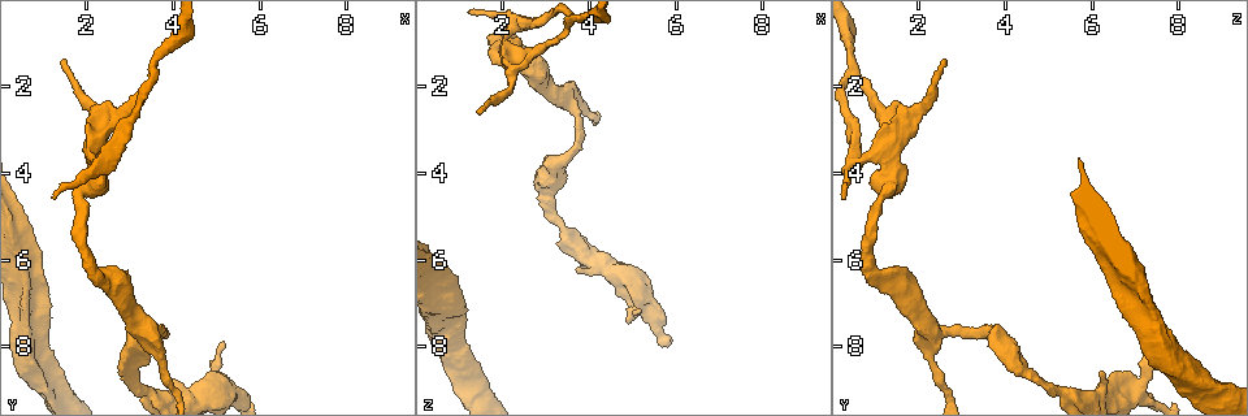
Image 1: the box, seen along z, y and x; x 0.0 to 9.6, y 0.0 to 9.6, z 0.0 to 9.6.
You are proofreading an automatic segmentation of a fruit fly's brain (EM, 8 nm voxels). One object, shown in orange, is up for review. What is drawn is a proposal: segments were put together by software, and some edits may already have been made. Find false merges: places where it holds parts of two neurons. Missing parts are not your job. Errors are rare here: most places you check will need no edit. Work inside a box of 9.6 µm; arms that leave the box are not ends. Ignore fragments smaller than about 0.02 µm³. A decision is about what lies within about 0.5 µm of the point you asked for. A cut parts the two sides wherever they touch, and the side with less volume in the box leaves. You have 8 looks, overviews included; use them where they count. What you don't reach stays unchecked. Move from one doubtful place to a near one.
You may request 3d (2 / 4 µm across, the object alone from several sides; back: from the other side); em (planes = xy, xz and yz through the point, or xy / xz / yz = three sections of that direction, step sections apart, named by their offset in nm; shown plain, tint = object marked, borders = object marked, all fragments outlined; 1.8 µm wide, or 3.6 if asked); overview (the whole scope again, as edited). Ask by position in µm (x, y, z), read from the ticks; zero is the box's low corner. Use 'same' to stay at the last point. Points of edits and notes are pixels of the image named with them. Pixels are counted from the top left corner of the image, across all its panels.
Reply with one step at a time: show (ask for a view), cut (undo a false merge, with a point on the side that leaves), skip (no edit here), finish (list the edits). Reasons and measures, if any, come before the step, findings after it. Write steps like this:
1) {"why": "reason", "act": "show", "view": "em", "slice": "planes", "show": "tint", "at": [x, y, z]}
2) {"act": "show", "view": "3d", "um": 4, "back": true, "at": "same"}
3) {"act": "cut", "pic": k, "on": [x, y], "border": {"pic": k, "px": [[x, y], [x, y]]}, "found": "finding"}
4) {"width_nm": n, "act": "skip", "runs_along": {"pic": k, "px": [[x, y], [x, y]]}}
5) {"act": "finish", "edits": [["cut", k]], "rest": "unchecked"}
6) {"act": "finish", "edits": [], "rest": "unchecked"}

{"why": "three-way junction", "act": "show", "view": "em", "slice": "yz", "step": 8, "show": "borders", "at": [3.10, 8.80, 4.70]}

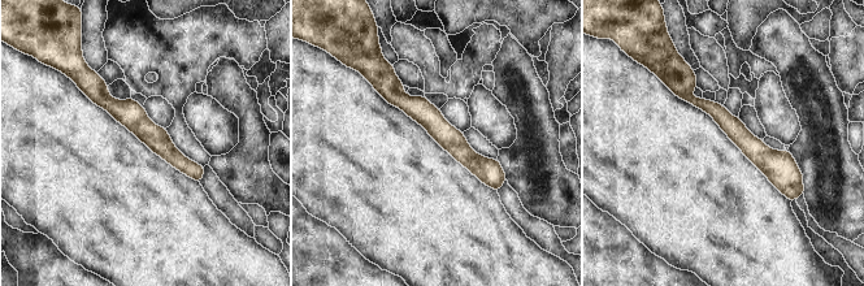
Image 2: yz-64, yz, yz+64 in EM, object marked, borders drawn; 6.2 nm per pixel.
{"why": "another direction", "act": "show", "view": "em", "slice": "planes", "show": "borders", "at": "same"}

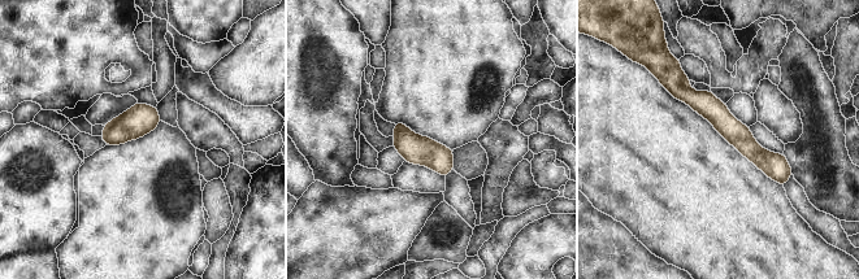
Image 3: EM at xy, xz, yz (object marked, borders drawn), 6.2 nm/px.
{"width_nm": 150, "act": "skip", "found": "continuous, no second neuron"}

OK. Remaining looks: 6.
{"why": "thick turns thin", "act": "show", "view": "3d", "um": 4, "at": [3.45, 7.60, 2.25]}

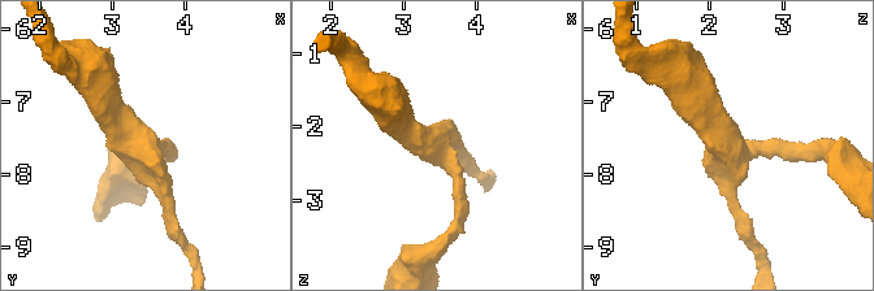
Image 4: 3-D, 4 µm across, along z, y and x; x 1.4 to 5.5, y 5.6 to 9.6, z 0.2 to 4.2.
{"arms": 3, "arm_widths_nm": [190, 220, 360], "why": "now the EM", "act": "show", "view": "em", "slice": "planes", "show": "tint", "at": [3.40, 7.65, 2.25]}

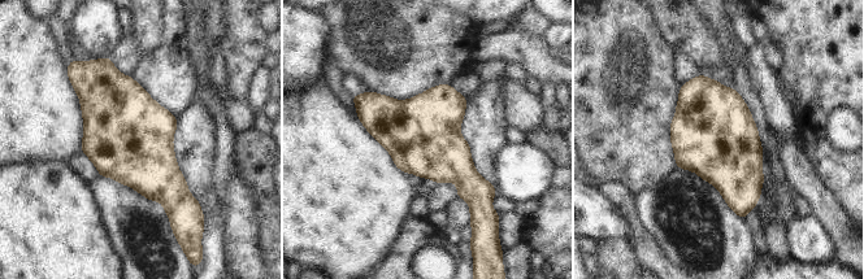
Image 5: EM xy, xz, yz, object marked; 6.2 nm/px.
{"act": "skip", "found": "one neuron here"}

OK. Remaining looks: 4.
{"why": "branch point", "act": "show", "view": "3d", "um": 2, "at": [2.10, 3.60, 1.30]}

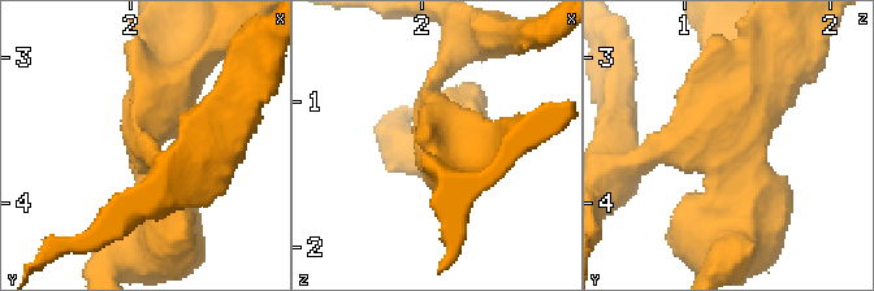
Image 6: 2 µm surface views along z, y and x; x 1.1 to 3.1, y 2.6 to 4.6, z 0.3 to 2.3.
{"act": "show", "view": "em", "slice": "xz", "step": 4, "show": "tint", "at": [2.10, 3.58, 1.32]}

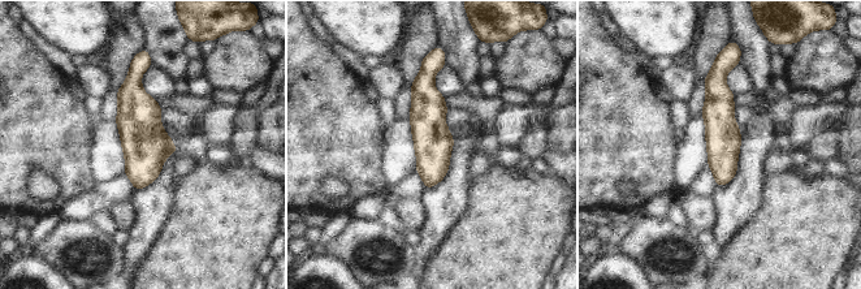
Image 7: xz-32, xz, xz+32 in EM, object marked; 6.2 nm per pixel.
{"why": "cut it another way", "act": "show", "view": "em", "slice": "planes", "show": "tint", "at": "same"}

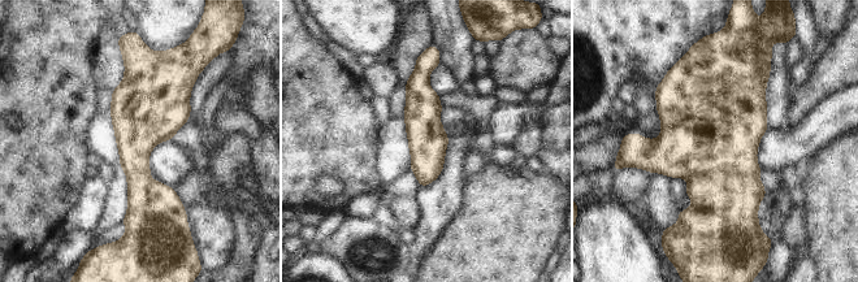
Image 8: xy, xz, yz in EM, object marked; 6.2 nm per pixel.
{"arms": 4, "act": "skip", "found": "one neuron here"}

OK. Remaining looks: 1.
{"act": "finish", "edits": [], "rest": "unchecked"}

